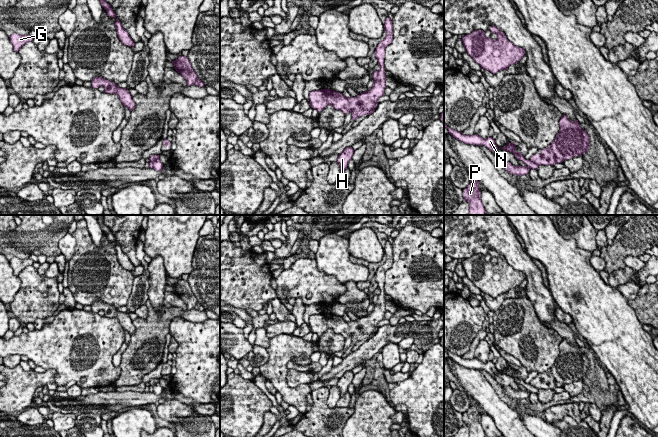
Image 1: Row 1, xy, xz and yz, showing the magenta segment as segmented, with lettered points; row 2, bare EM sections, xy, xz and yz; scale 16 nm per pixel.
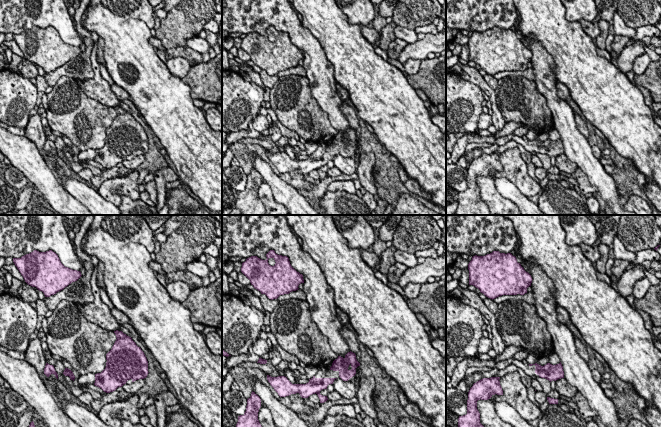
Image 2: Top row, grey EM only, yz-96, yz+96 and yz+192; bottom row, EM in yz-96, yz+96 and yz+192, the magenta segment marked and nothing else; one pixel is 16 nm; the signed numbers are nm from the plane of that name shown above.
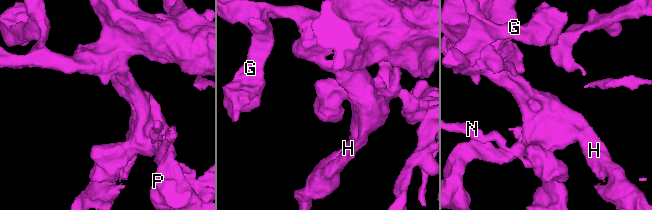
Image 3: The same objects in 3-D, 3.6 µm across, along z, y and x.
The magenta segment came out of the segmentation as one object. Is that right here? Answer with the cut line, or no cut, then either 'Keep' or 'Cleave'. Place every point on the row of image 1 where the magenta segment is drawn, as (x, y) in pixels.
No split. Keep

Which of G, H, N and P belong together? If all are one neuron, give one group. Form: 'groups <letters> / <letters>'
groups G H N P

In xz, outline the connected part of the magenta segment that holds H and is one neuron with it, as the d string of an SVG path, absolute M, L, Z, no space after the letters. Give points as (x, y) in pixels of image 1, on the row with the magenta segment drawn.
M347 147L339 154L337 162L340 165L340 173L343 173L348 166L349 161L352 159L354 150L352 147Z

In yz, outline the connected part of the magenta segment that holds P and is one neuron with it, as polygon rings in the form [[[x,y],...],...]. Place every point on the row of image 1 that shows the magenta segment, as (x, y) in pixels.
[[[475,177],[470,184],[463,189],[464,201],[469,203],[469,215],[485,215],[486,211],[481,201],[481,190],[478,186],[480,182]]]

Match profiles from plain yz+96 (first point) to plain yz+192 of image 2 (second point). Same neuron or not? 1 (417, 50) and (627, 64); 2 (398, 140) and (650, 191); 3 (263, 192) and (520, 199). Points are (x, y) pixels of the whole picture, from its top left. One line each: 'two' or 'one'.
1: one
2: two
3: two

